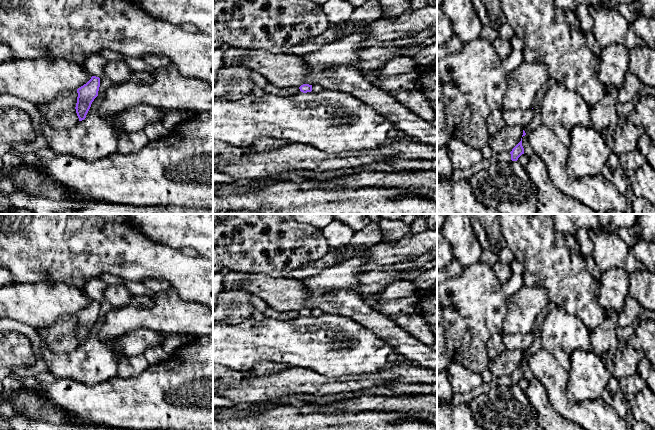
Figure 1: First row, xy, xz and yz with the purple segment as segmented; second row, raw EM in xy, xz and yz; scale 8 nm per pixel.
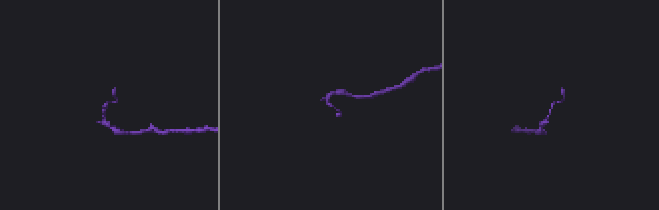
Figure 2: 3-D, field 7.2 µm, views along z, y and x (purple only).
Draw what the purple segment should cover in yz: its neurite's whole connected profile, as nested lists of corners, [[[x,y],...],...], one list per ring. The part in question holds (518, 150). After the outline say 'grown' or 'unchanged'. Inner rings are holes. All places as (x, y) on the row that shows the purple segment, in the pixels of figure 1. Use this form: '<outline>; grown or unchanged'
[[[522,138],[521,141],[512,149],[512,151],[510,152],[511,154],[511,160],[512,161],[517,161],[518,158],[524,154],[524,148],[522,146]]]; unchanged

